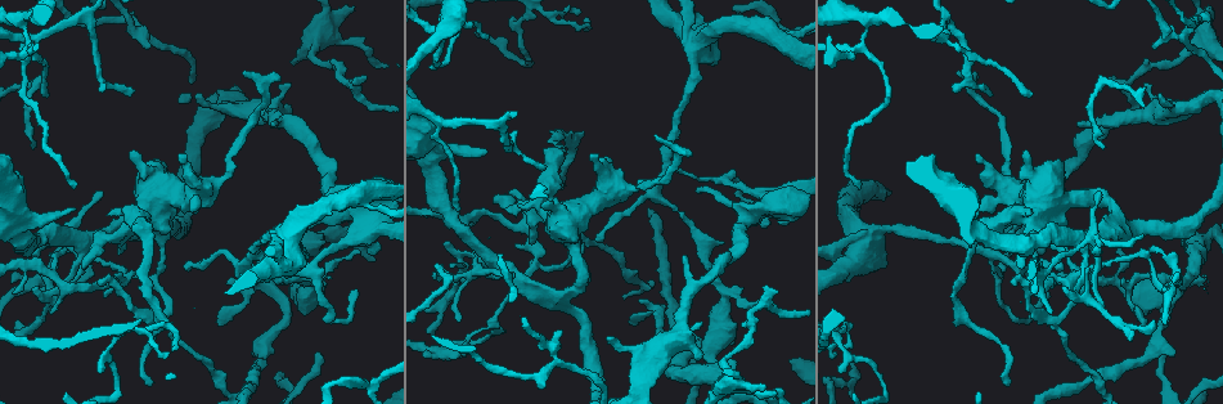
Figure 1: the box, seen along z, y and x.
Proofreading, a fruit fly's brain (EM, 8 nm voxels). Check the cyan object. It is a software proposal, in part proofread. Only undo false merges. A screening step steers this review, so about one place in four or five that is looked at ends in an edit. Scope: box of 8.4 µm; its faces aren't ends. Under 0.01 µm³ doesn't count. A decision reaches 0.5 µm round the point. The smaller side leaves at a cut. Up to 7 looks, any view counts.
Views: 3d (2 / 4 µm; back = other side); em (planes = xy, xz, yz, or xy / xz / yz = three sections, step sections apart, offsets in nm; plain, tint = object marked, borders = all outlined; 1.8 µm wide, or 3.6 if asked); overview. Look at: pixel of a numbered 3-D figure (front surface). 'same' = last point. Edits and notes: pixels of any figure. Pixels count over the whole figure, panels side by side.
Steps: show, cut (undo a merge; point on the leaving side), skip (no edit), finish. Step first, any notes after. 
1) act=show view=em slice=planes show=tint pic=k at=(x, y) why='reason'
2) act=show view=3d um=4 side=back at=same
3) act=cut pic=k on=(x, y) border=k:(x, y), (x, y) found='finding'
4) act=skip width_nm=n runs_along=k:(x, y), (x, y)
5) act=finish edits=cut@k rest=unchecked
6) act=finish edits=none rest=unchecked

act=show view=3d um=4 pic=1 at=(726, 383) why='sharp bend'

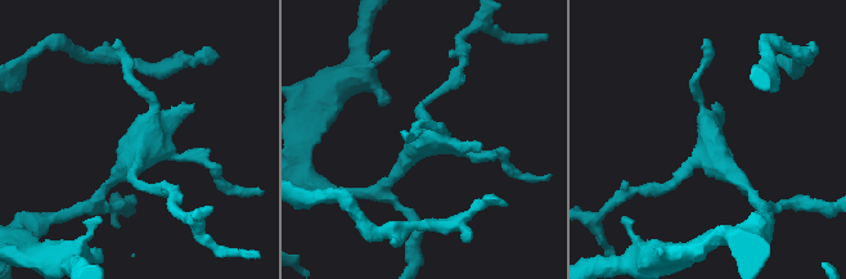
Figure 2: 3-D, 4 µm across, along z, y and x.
act=show view=em slice=xy step=4 show=tint pic=2 at=(140, 152) why='shape alone is not enough'

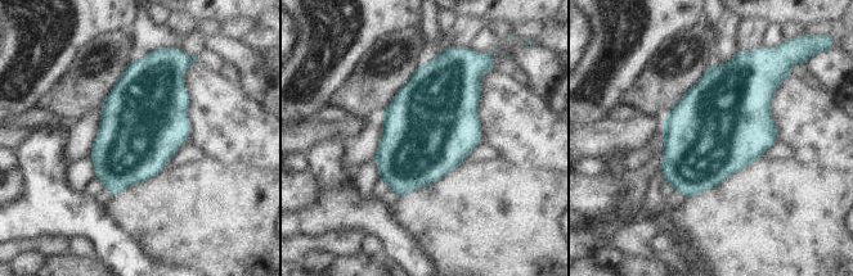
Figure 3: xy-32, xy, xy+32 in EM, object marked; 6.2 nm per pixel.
act=show view=em slice=yz step=8 show=tint at=same why='cut it another way'

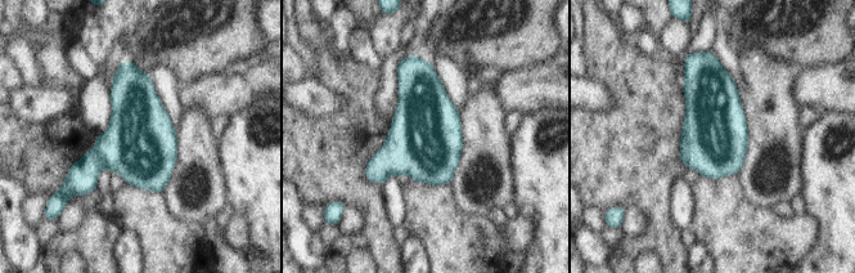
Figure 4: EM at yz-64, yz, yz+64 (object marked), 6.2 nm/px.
act=skip width_nm=420 found='all the same neuron'

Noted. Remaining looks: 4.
act=show view=3d um=2 pic=1 at=(263, 85) why='abrupt turn'

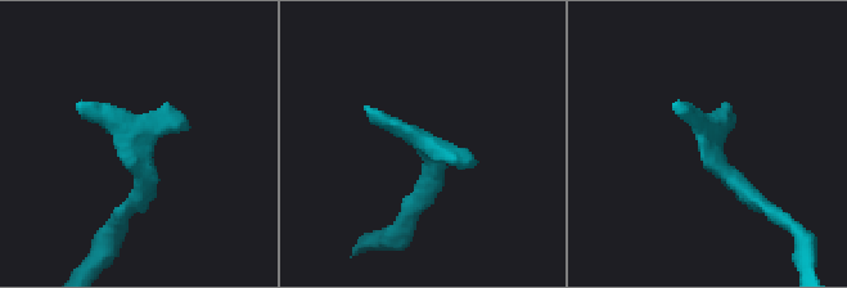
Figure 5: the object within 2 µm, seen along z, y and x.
act=show view=em slice=planes show=tint pic=5 at=(424, 144) why='now the EM'

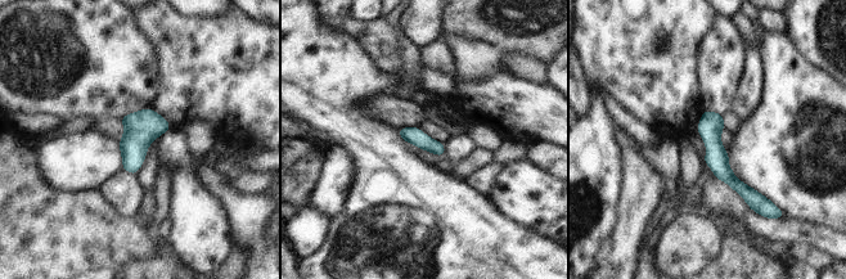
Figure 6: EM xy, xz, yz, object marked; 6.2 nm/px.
act=skip found='all the same neuron'

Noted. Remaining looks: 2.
act=show view=em slice=planes show=tint pic=1 at=(1181, 37) why='three arms meet'

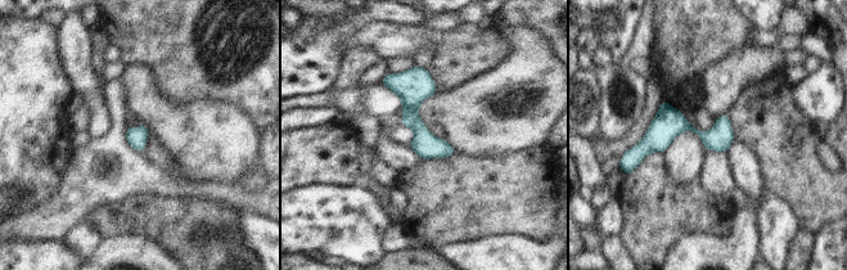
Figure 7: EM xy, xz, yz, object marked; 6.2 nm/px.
act=skip runs_along=7:(388, 77), (420, 131), (451, 151) found='all the same neuron'

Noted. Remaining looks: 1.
act=finish edits=none rest=unchecked

